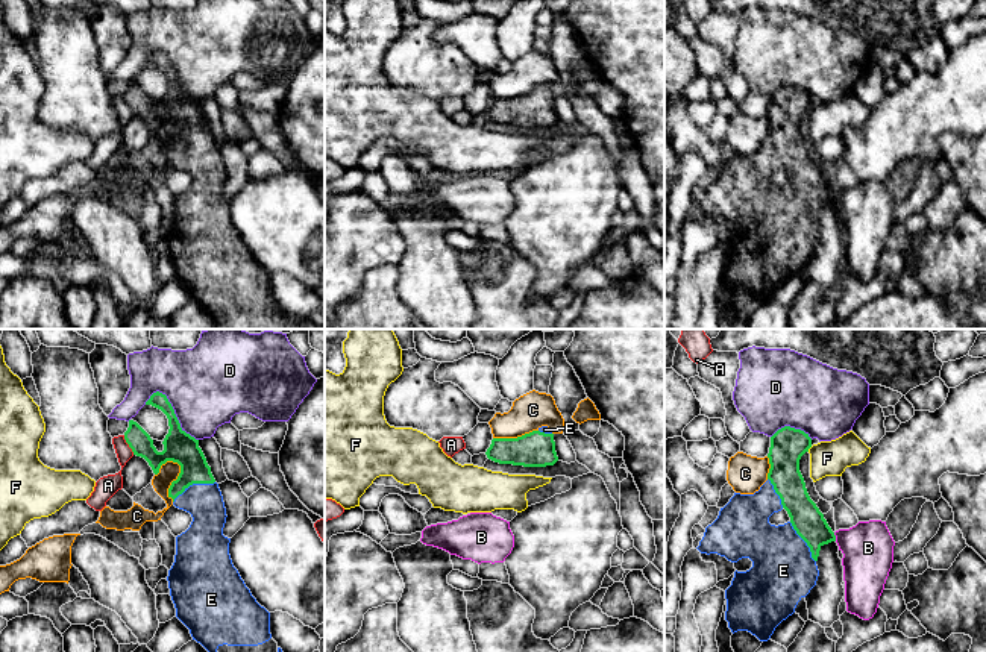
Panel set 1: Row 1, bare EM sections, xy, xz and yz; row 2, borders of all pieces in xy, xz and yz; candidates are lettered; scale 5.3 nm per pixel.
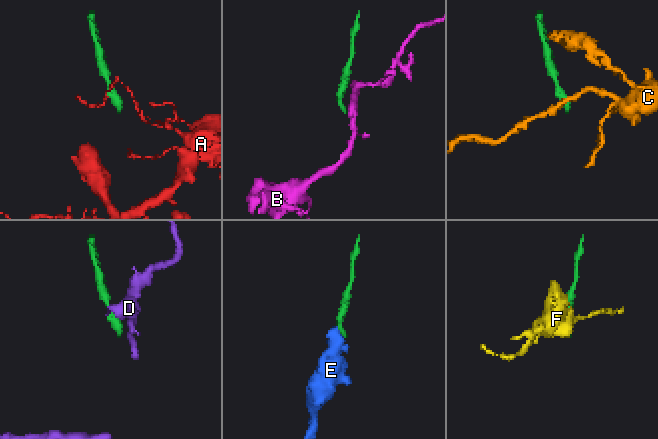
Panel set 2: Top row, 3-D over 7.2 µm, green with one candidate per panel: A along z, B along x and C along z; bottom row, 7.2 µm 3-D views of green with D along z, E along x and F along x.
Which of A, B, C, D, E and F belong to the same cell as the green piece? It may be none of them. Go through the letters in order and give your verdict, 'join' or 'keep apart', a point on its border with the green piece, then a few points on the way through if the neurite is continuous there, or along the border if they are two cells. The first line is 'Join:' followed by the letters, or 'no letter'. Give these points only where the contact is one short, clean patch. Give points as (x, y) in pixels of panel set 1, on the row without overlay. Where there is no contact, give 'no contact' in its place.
Join: E
A: keep apart; meets green in xy at (128, 103); border along xy (123, 96), (134, 114)
B: keep apart; meets green in yz at (835, 197); border along yz (833, 193), (836, 200)
C: keep apart; meets green in xy at (178, 138); border along xy (167, 120), (179, 126), (179, 135), (169, 149), (173, 161)
D: keep apart; meets green in xy at (175, 75)
E: join; meets green in xy at (193, 143)
F: keep apart; meets green in yz at (809, 108); border along yz (812, 106), (807, 111)

